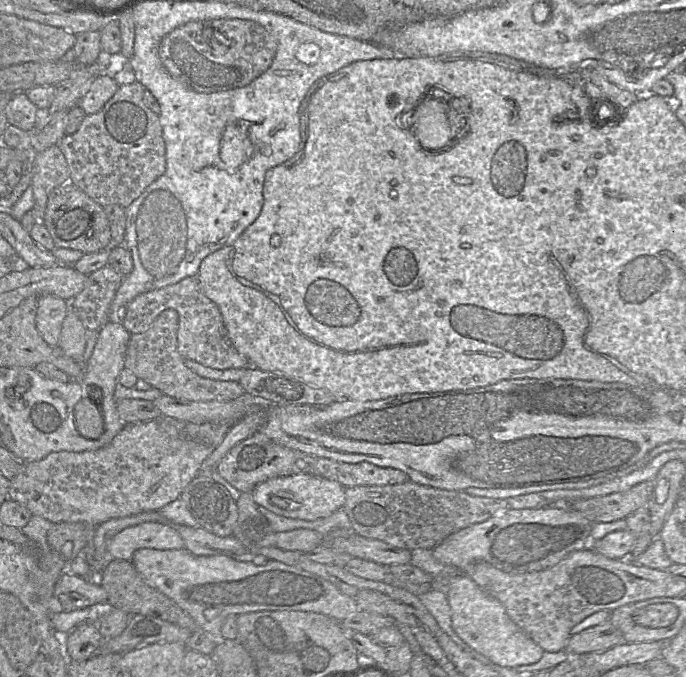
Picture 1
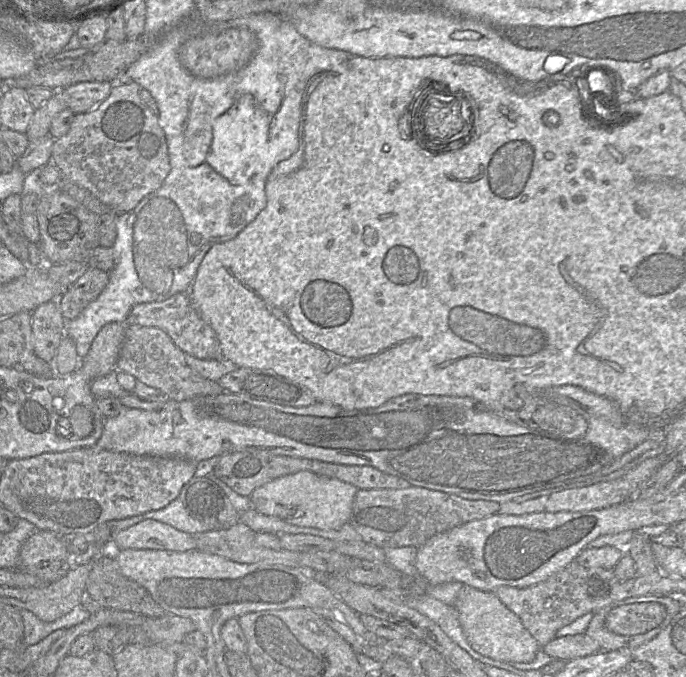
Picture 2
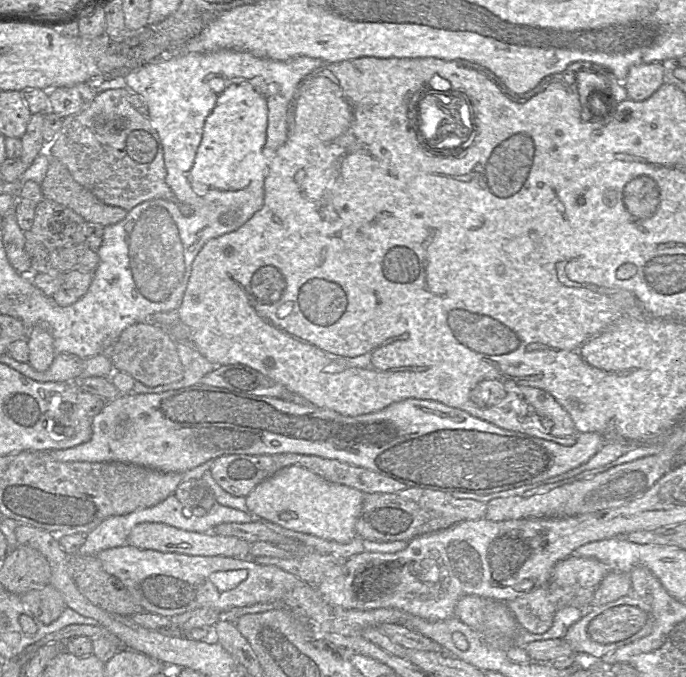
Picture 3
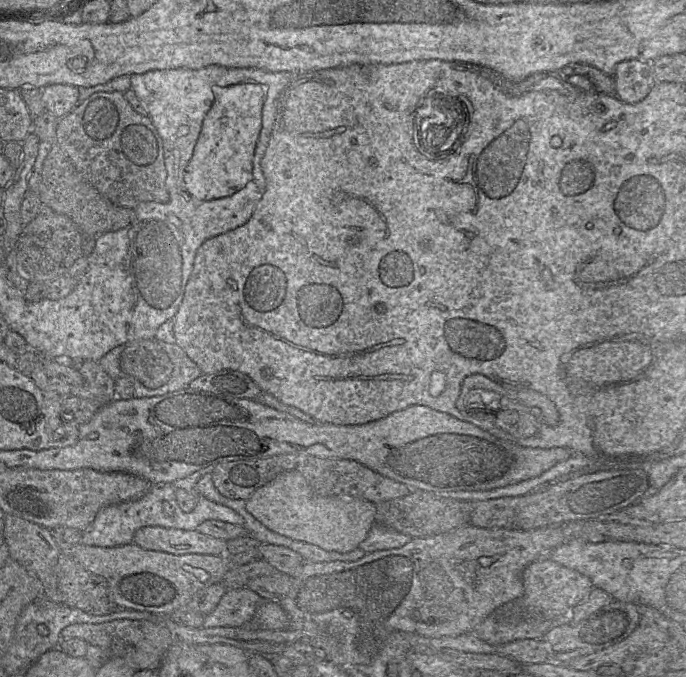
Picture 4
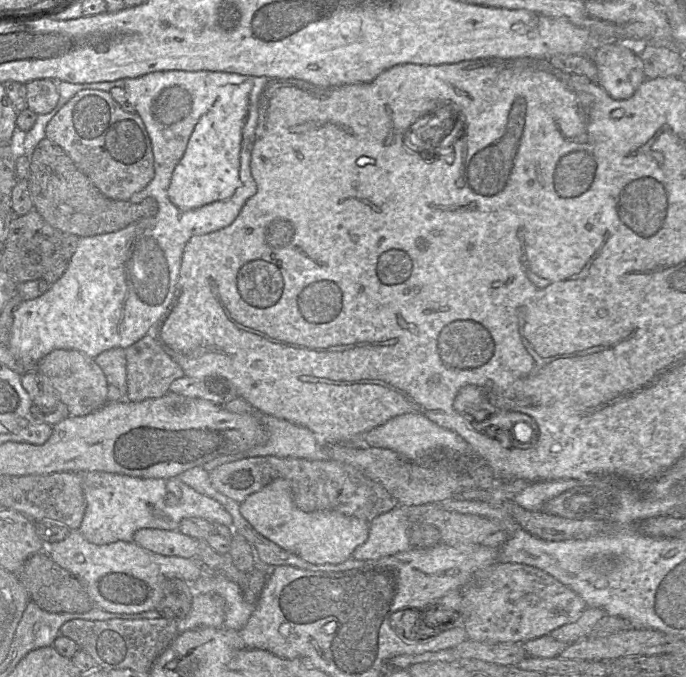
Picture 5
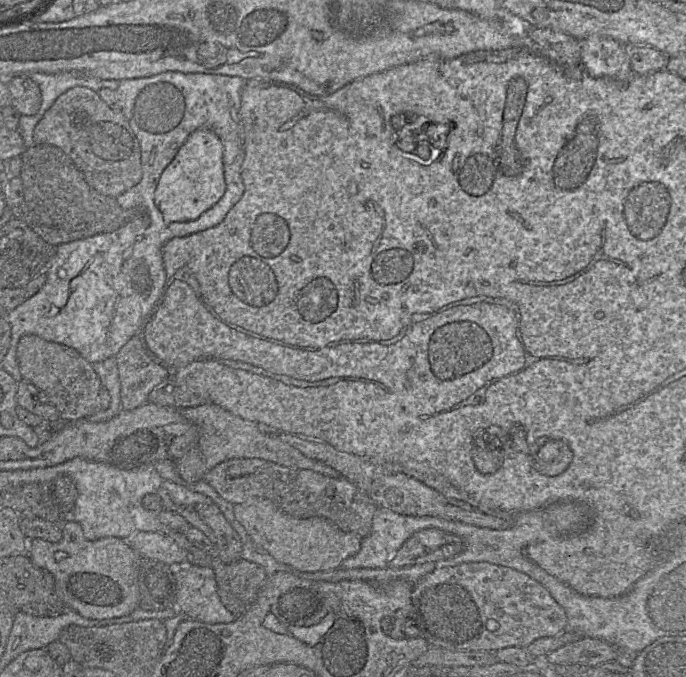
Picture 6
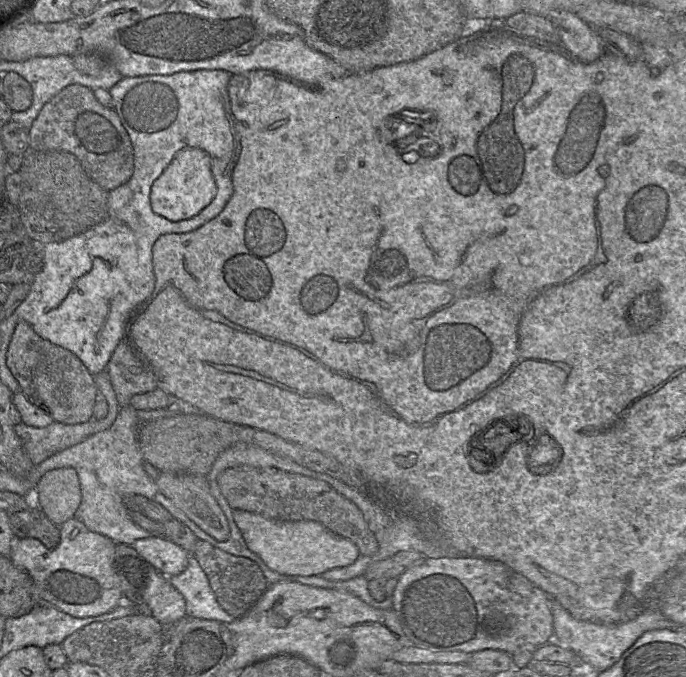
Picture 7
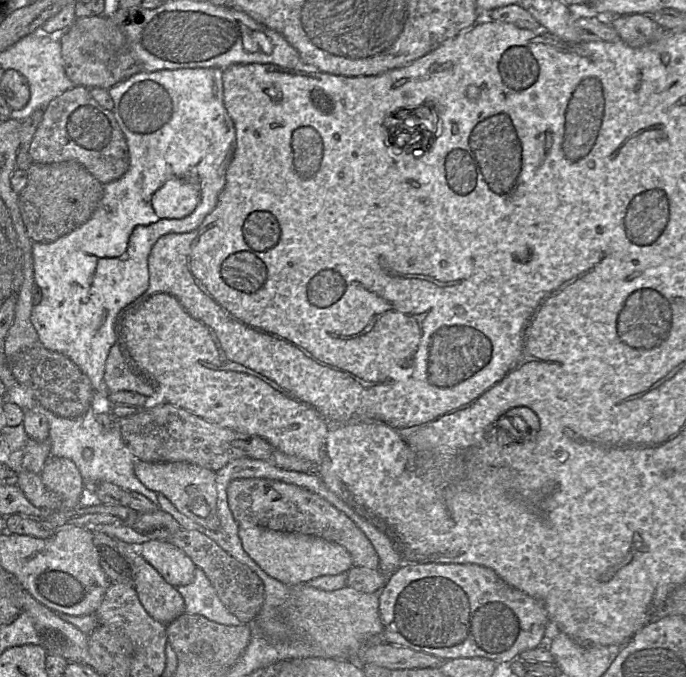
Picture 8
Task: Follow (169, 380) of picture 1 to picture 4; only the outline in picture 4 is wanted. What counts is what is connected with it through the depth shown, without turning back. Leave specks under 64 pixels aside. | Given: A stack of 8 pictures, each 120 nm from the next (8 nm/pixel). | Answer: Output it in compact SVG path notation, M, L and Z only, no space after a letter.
M156 338L126 343L120 356L120 367L123 375L136 378L148 388L165 384L173 371L168 354Z

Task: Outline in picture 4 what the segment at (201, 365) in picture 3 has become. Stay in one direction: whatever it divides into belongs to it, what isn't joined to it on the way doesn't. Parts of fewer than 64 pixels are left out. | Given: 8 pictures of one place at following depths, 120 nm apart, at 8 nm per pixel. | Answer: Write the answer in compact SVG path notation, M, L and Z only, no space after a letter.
M174 337L173 341L168 343L160 340L157 341L162 349L168 354L172 362L172 374L165 384L157 388L148 388L136 378L130 377L133 385L133 396L136 398L164 395L169 392L187 388L194 379L202 375L197 364L174 342Z

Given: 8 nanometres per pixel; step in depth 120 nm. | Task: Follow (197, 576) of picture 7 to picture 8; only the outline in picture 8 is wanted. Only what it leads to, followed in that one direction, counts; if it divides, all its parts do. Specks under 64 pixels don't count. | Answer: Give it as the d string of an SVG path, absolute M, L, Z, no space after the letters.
M197 567L193 581L185 586L175 587L185 601L185 614L201 615L208 620L222 625L240 626L251 625L243 624L234 614L232 614L222 603L217 592L211 582L209 581L205 572Z

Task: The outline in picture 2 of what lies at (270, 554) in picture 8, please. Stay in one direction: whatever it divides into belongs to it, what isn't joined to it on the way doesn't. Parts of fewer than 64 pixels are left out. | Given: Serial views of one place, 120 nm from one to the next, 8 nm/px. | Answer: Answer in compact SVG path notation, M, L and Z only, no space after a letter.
M300 471L256 488L249 500L251 508L266 516L276 517L299 527L331 530L338 529L350 521L357 491L355 486L338 479Z

